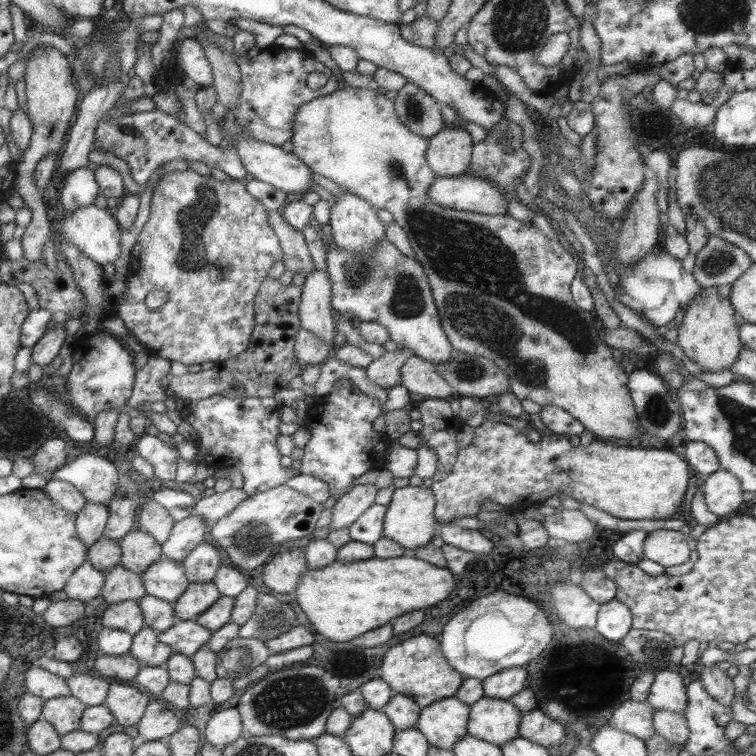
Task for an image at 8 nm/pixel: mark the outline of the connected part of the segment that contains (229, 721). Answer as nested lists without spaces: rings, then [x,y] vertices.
[[[236,707],[215,711],[203,730],[204,741],[221,750],[242,735],[242,722]]]

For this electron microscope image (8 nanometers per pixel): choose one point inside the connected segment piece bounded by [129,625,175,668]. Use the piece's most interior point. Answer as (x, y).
(145, 647)

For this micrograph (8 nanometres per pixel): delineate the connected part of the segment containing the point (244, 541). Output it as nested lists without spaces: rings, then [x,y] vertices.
[[[281,484],[248,495],[247,498],[239,501],[239,506],[211,524],[209,536],[215,546],[225,550],[228,563],[236,568],[253,570],[259,564],[264,564],[275,547],[283,544],[283,541],[289,542],[289,540],[310,536],[323,509],[322,503],[315,502],[307,494]]]

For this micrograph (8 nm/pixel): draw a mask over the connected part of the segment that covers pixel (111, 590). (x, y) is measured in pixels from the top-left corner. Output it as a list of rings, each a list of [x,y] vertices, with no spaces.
[[[115,564],[104,573],[104,585],[100,595],[108,604],[117,604],[123,600],[137,601],[145,596],[146,590],[139,574],[129,572],[121,564]]]

